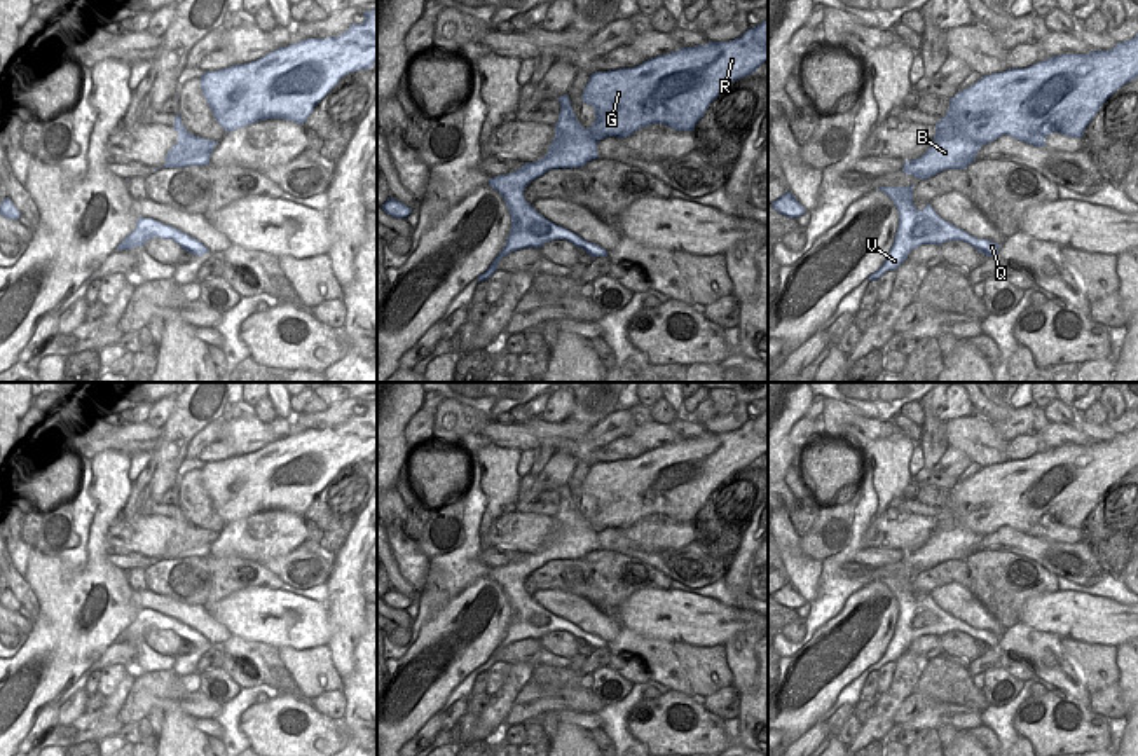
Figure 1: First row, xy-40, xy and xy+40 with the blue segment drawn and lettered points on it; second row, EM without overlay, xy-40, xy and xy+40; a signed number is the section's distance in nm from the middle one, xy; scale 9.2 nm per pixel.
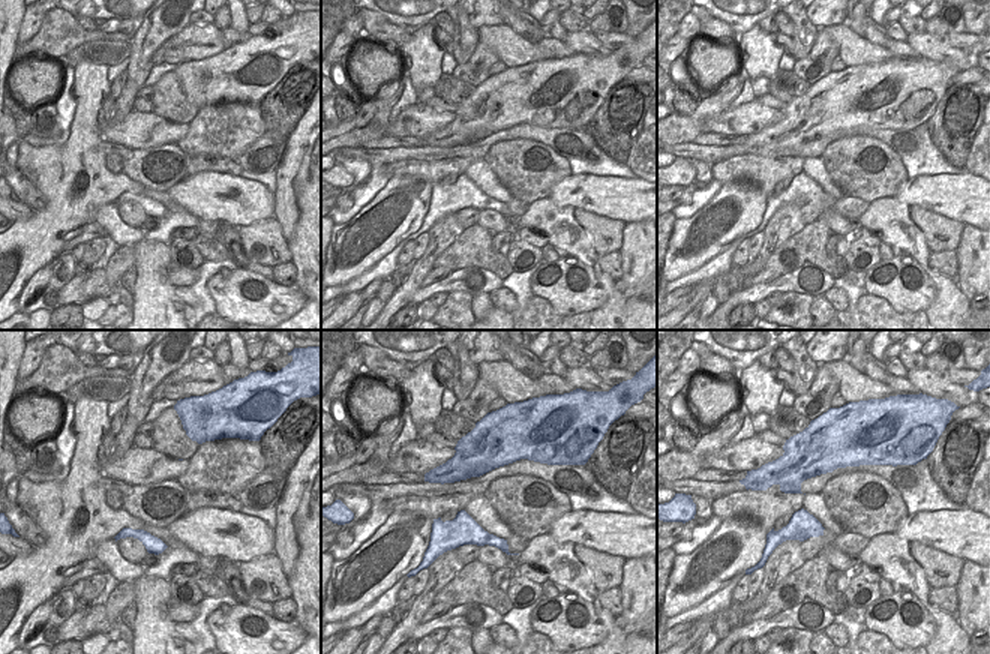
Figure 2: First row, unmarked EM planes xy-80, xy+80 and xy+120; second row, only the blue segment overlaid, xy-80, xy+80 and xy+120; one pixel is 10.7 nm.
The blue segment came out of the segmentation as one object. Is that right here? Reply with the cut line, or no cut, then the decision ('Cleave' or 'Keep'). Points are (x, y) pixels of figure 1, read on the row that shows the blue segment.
No split. Keep.

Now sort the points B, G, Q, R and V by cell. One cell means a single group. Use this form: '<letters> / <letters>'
B G Q R V

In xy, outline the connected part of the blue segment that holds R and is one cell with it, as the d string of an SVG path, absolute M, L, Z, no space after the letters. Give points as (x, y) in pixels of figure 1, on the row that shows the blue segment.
M768 19L730 42L682 47L634 68L592 73L581 96L583 103L595 110L595 122L588 129L578 122L569 96L557 98L560 113L548 154L510 175L489 180L508 206L511 230L501 253L478 276L478 283L489 279L508 253L541 248L555 239L566 239L593 258L607 257L599 244L539 215L525 201L525 187L550 169L583 168L588 161L599 159L597 143L607 136L627 138L651 124L693 131L709 105L731 82L756 73L764 61L768 61Z

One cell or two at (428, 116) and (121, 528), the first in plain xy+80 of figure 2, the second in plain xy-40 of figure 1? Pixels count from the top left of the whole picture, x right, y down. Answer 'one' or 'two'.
one

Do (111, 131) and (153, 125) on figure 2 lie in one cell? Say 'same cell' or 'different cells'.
same cell

